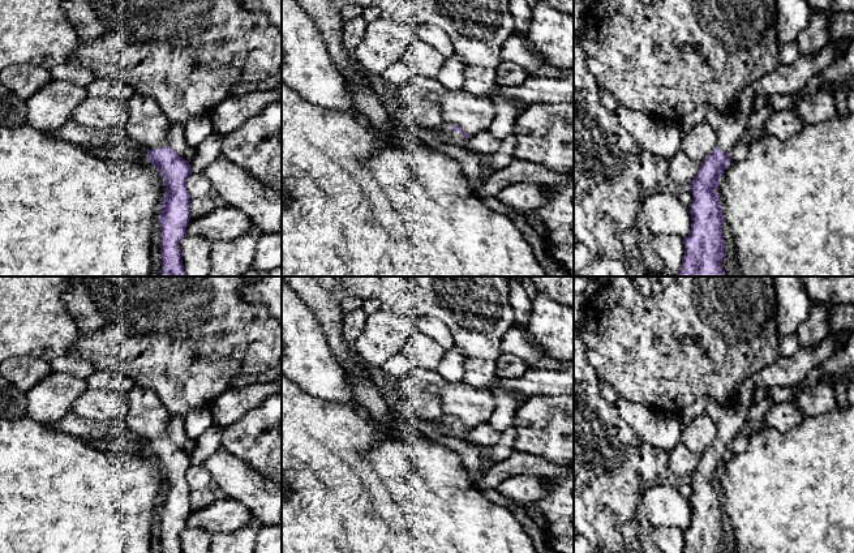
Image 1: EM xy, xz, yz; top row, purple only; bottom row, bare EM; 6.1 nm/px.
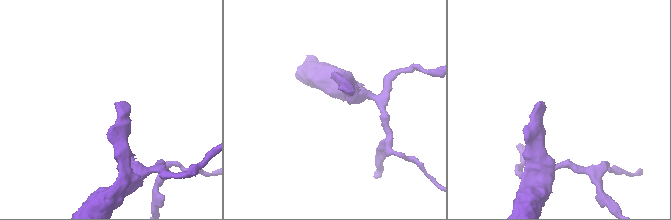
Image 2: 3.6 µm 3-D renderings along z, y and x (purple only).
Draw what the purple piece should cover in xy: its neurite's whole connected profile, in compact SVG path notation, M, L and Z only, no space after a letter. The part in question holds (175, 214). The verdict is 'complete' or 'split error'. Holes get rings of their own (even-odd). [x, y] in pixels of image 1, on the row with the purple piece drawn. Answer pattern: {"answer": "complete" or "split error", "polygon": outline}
{"answer": "split error", "polygon": "M134 94L129 100L126 136L147 150L153 163L164 180L166 194L160 205L162 270L159 276L186 276L181 260L180 241L186 235L190 220L186 180L192 173L188 160L167 146L169 120L159 103L150 97Z"}

